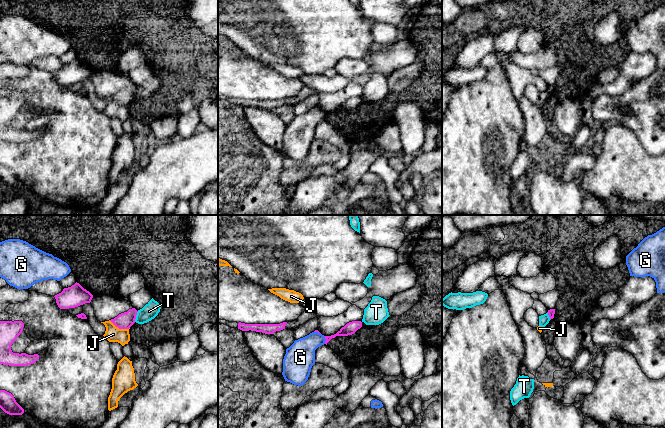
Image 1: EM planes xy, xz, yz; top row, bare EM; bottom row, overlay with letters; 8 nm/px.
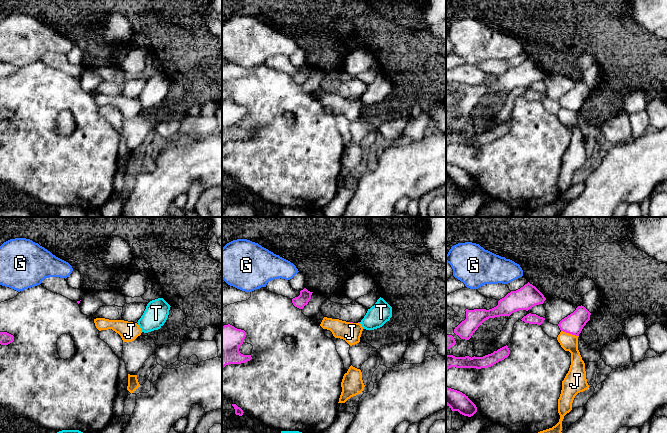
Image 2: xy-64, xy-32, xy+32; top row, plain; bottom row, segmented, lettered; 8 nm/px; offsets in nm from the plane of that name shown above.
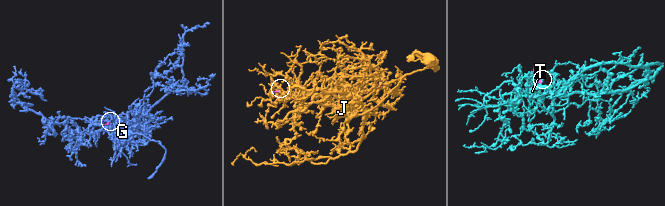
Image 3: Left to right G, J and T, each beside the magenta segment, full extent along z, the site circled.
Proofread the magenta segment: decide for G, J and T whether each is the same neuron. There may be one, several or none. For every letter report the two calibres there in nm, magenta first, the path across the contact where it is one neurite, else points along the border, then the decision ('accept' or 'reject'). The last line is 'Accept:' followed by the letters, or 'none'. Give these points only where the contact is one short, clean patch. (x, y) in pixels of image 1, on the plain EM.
G: 100/240 nm | along xz (322, 111), (325, 119) | reject
J: 130/130 nm | along xy (109, 96), (119, 104), (129, 104) | reject
T: 130/120 nm | reject
Accept: none

